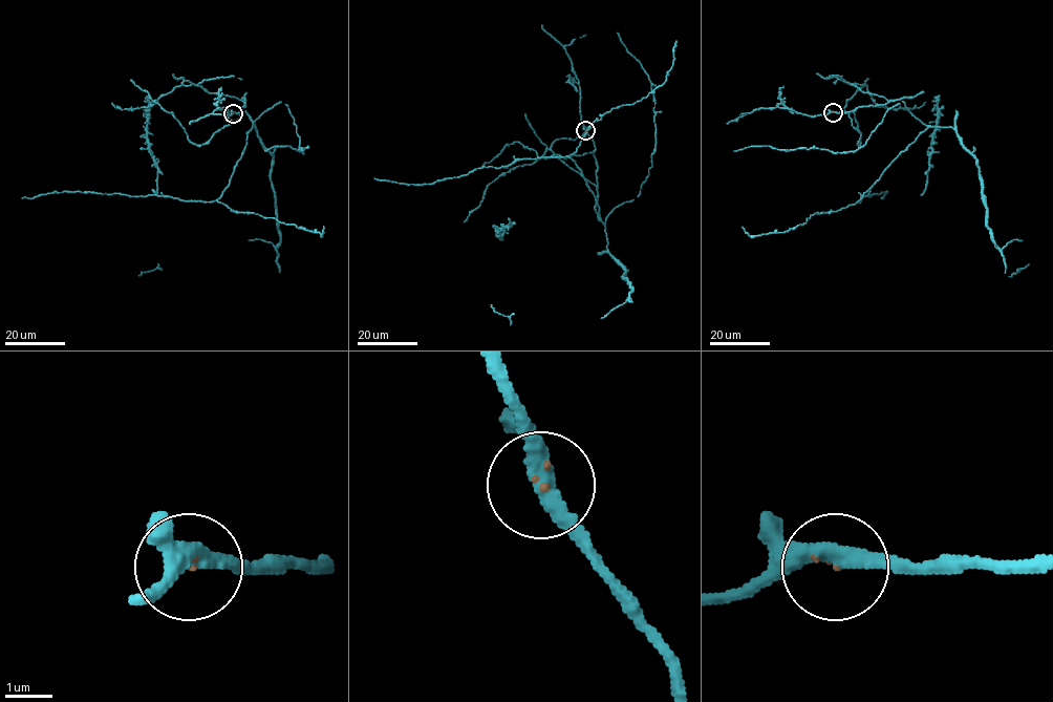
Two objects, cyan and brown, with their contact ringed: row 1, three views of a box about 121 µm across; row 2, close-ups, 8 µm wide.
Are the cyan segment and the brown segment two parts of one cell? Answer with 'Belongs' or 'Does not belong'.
Belongs

